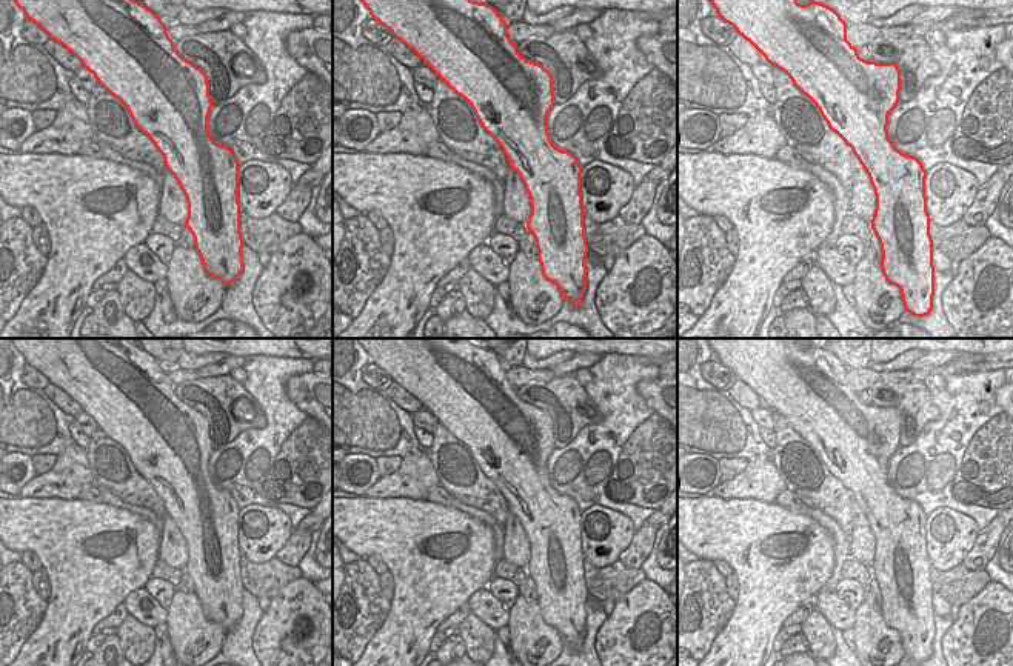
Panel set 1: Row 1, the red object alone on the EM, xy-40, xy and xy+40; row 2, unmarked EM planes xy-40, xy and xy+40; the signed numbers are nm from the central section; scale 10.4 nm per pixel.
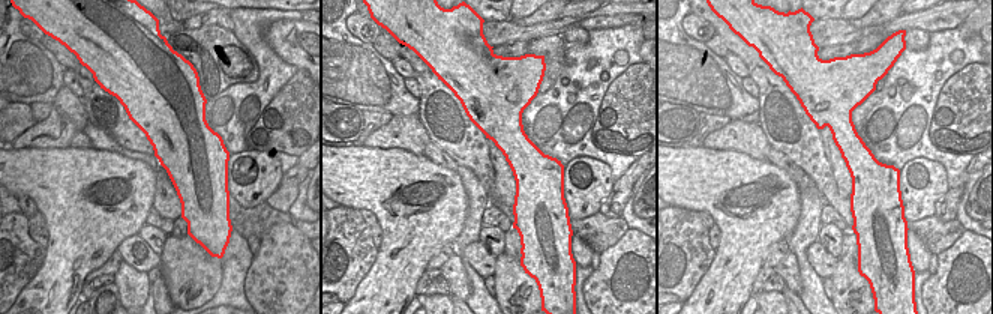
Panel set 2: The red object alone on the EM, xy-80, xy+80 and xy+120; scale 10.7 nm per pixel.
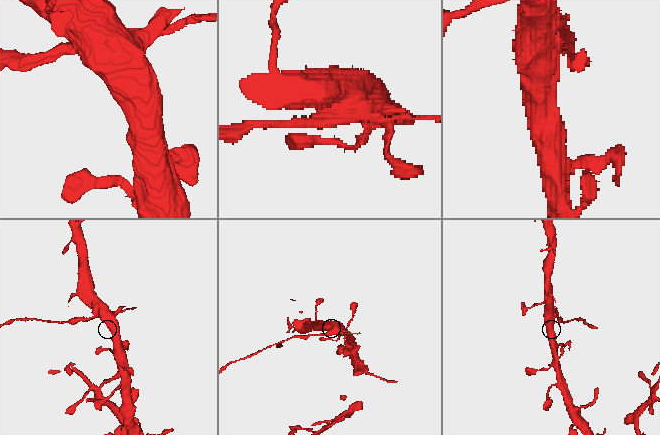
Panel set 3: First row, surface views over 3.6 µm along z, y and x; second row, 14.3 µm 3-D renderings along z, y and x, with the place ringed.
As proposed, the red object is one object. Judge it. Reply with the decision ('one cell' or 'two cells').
two cells

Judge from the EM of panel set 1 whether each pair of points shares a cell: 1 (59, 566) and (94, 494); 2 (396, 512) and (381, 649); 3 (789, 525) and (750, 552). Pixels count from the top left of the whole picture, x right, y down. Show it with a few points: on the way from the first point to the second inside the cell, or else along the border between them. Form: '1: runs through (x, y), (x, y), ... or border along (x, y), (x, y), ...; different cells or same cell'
1: border along (77, 499), (103, 503); different cells
2: runs through (408, 546), (408, 616); same cell
3: runs through (779, 531), (759, 543); same cell

